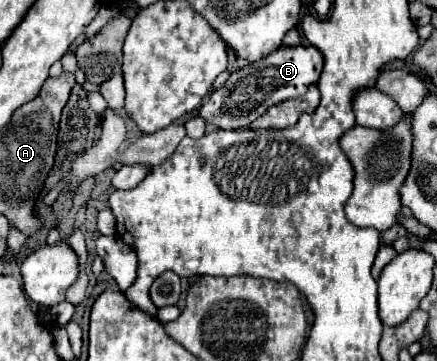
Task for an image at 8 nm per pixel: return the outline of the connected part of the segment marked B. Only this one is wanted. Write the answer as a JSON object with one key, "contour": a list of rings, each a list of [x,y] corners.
{"contour":[[[280,47],[264,59],[232,71],[228,81],[220,89],[214,89],[208,101],[198,107],[196,113],[218,129],[244,129],[268,107],[304,95],[306,89],[318,81],[320,71],[322,55],[314,47]]]}

